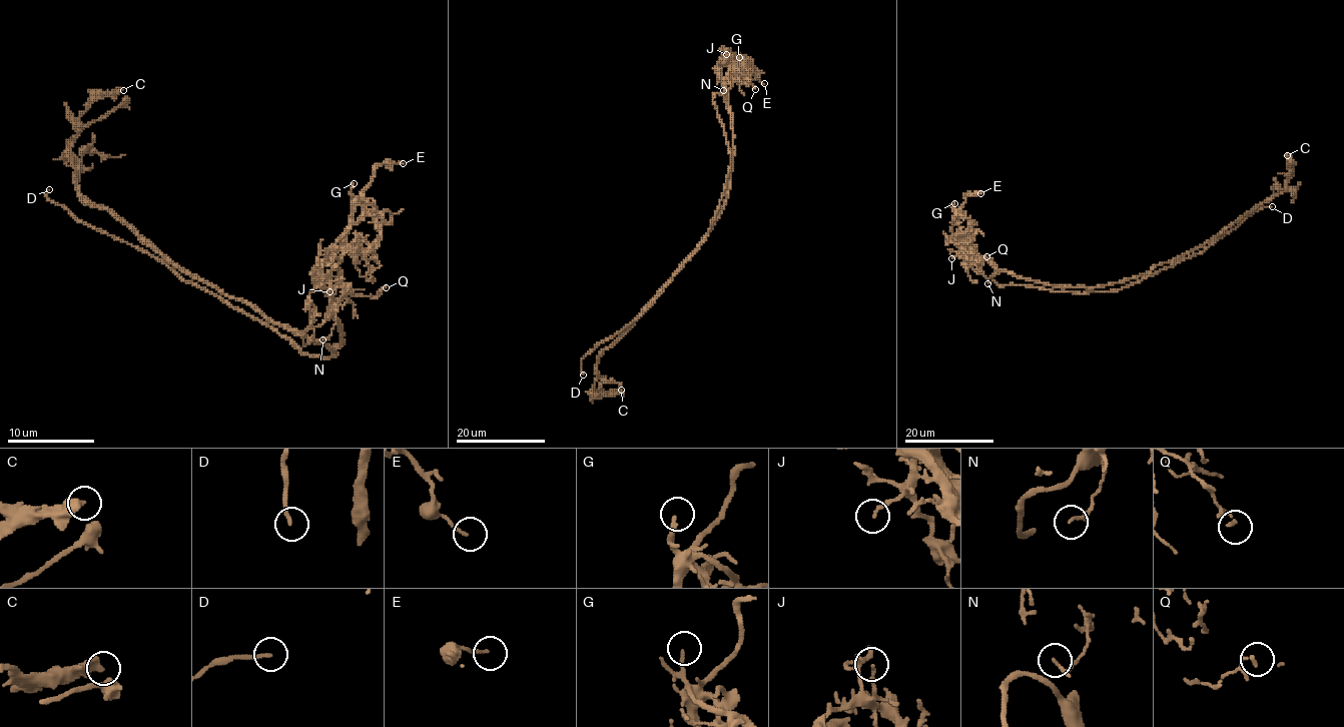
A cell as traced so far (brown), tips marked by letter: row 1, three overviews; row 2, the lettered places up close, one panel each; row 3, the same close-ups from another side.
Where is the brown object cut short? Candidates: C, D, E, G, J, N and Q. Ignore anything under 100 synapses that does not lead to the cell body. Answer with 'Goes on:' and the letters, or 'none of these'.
Goes on: D

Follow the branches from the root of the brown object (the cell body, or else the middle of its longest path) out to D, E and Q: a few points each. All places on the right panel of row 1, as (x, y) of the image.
D: (1126, 279), (1147, 273), (1155, 274), (1202, 253), (1257, 209), (1272, 206)
E: (1126, 279), (1057, 286), (998, 272), (971, 255), (959, 234), (956, 212), (965, 194), (980, 193)
Q: (1126, 279), (1097, 286), (1049, 285), (998, 272), (961, 244), (969, 259), (986, 256)

